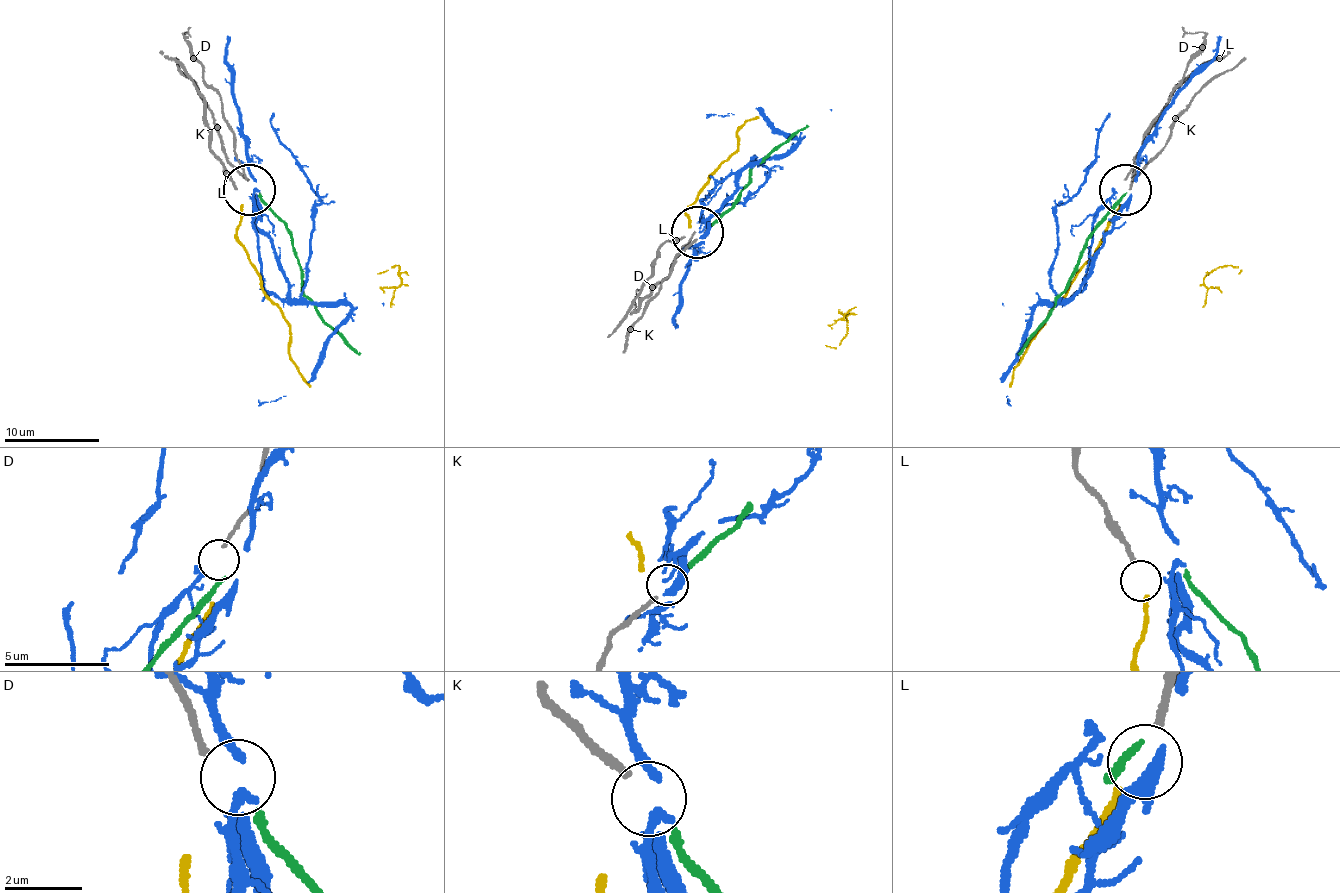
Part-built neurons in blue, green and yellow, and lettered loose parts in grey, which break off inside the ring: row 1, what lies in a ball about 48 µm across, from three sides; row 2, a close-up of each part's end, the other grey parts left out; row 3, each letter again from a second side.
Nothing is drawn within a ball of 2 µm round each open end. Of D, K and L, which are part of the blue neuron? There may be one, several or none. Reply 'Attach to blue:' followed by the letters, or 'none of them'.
Attach to blue: D

